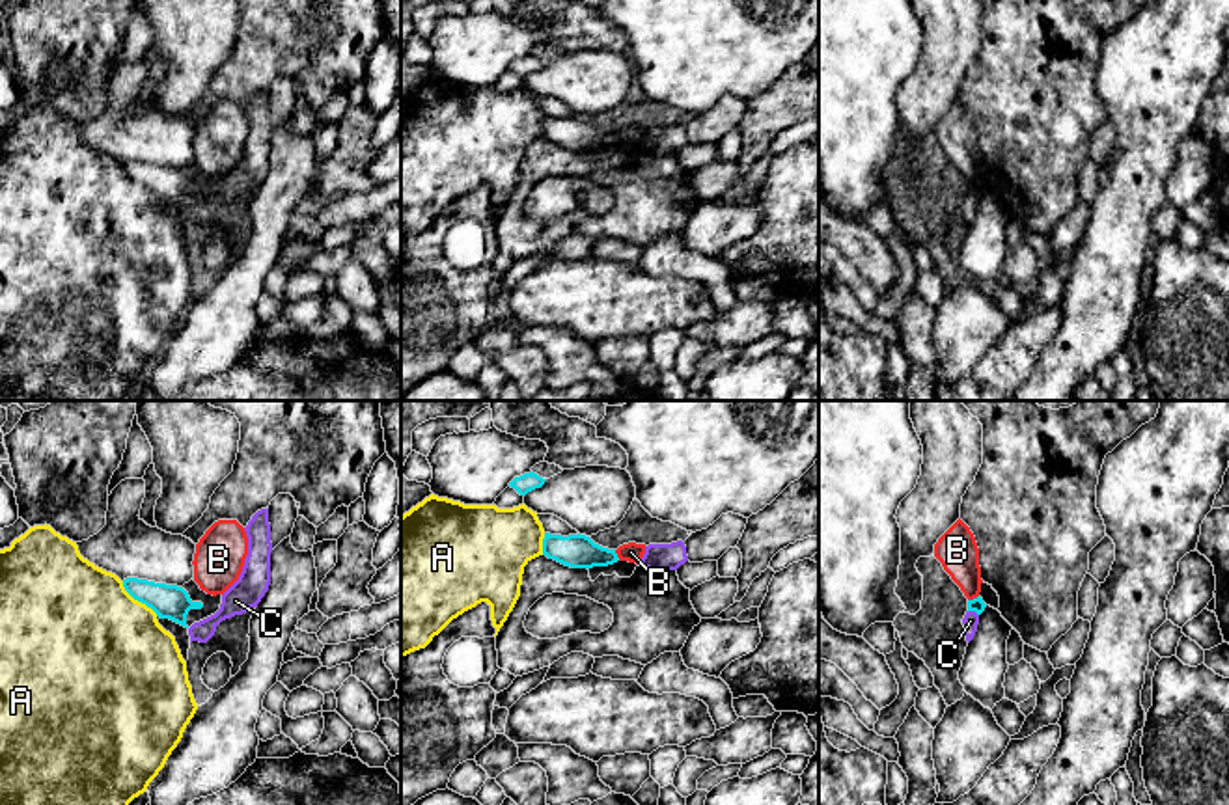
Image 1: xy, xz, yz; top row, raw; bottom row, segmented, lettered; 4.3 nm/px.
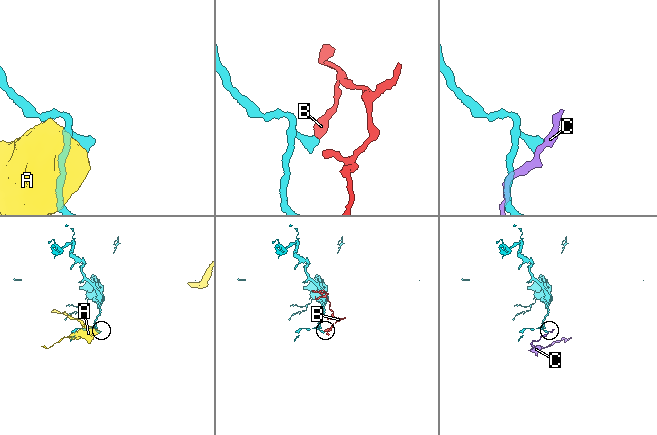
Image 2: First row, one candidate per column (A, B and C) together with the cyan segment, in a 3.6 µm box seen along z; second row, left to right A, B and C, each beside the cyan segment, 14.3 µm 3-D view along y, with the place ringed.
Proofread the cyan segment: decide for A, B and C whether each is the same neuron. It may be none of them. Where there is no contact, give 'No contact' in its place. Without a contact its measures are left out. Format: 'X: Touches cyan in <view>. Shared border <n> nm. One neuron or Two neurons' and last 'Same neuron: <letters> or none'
A: Touches cyan in xy. Shared border 220 nm. Two neurons
B: Touches cyan in xz. Shared border 50 nm. Two neurons
C: Touches cyan in yz. Shared border 50 nm. Two neurons
Same neuron: none

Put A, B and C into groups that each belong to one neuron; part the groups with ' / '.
A / B / C

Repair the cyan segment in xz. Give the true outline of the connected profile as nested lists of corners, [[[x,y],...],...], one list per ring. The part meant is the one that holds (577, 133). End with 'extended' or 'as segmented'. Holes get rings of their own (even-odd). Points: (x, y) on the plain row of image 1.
[[[545,116],[543,138],[571,151],[608,149],[619,143],[615,132],[595,127],[586,117],[550,117]]]; as segmented

